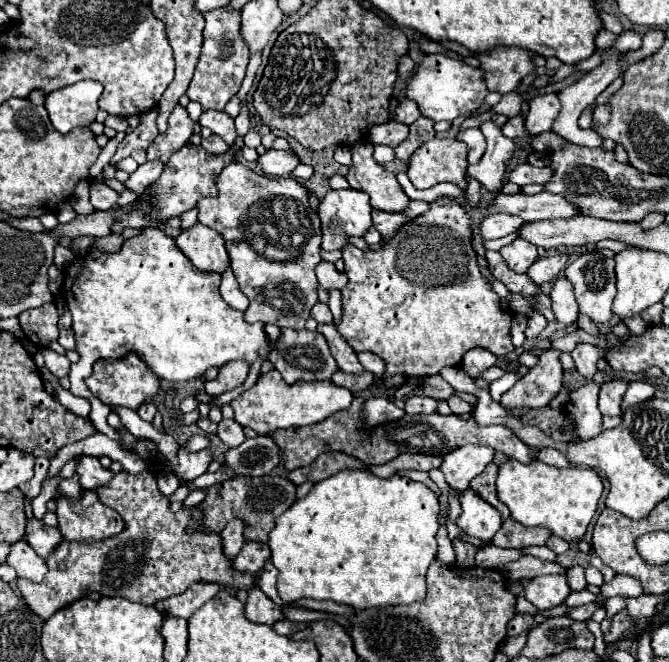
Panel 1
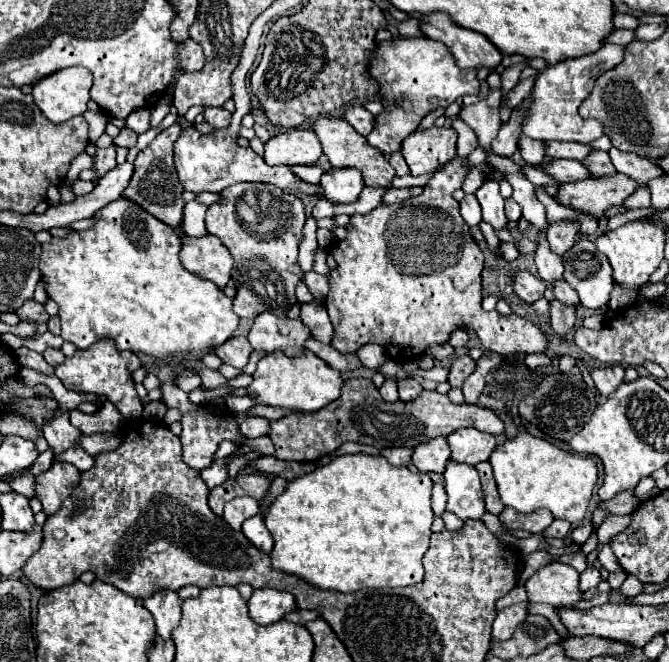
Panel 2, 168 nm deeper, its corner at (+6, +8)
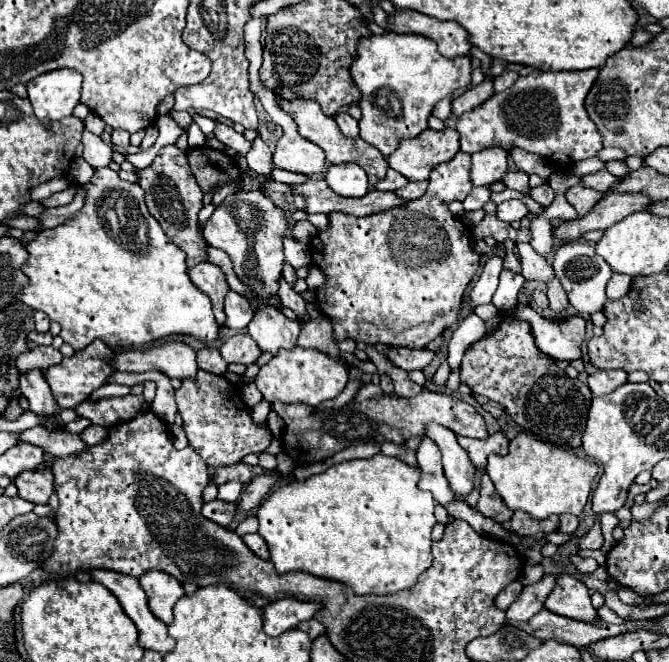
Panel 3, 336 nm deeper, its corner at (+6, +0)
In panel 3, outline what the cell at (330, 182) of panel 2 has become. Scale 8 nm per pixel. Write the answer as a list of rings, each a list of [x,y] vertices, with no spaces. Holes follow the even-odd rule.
[[[351,162],[339,164],[339,166],[329,166],[329,170],[325,174],[325,182],[329,184],[329,188],[335,194],[347,196],[347,198],[361,198],[361,196],[365,196],[365,192],[369,192],[365,170]]]

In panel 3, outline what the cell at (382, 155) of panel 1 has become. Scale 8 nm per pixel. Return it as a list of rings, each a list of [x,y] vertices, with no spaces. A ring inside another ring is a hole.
[[[387,32],[381,36],[371,36],[369,40],[363,40],[357,48],[359,48],[357,60],[353,60],[351,64],[351,76],[361,90],[359,106],[361,106],[363,116],[359,120],[359,128],[361,132],[369,132],[369,144],[375,146],[385,158],[391,156],[399,148],[401,140],[415,138],[423,130],[427,130],[427,120],[433,108],[437,106],[437,102],[451,96],[455,90],[463,86],[471,86],[471,60],[465,56],[457,60],[441,58],[433,40],[425,36]]]

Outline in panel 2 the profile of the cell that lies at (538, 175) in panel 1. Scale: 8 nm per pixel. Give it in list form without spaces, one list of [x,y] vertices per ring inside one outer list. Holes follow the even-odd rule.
[[[553,160],[543,170],[549,172],[559,182],[577,182],[577,180],[589,178],[589,170],[585,168],[585,164],[581,164],[577,160]]]

